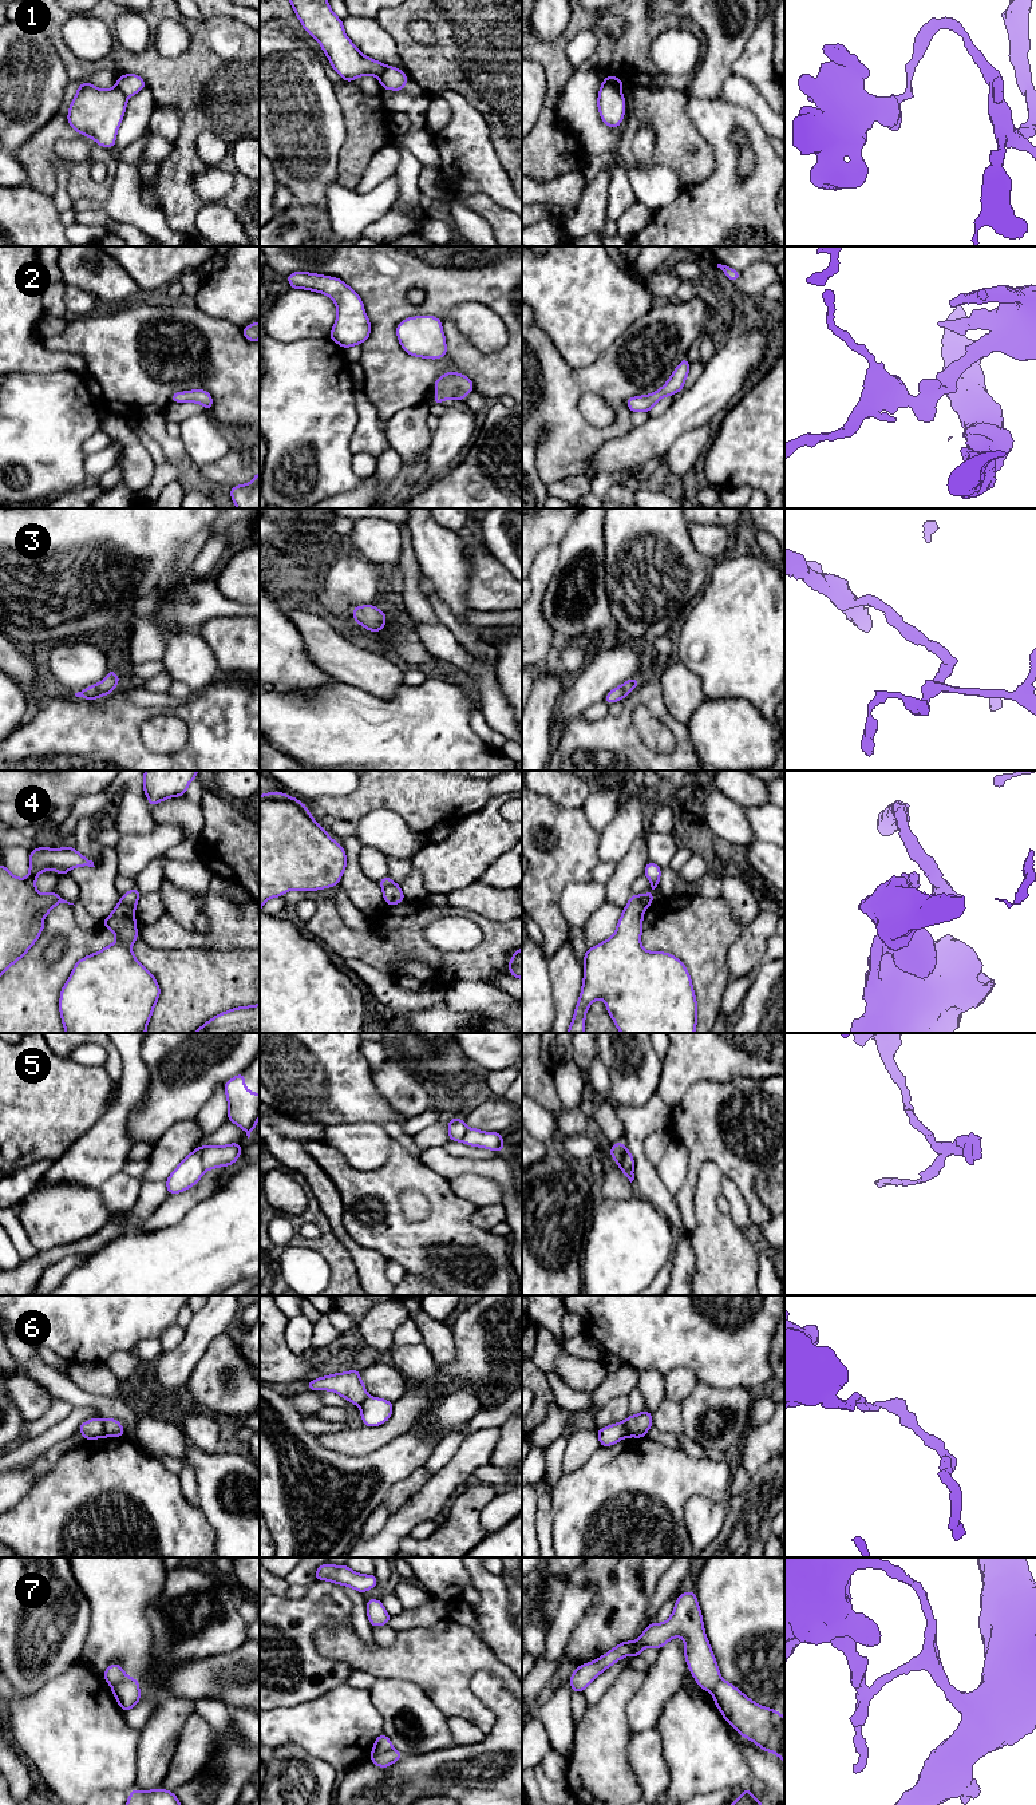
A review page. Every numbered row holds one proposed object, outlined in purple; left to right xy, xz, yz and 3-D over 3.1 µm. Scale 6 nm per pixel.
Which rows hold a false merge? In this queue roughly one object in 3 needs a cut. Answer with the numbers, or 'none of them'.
1, 4, 5, 6, 7

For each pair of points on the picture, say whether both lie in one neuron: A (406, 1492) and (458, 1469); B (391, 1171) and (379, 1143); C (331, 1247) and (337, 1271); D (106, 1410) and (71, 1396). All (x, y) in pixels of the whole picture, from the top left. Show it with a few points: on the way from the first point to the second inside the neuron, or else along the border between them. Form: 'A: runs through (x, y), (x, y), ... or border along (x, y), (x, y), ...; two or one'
A: border along (430, 1477), (400, 1505); two
B: border along (395, 1147), (390, 1158), (380, 1167), (356, 1170); two
C: runs through (333, 1253), (337, 1258), (337, 1266); one
D: runs through (98, 1402), (79, 1398); one

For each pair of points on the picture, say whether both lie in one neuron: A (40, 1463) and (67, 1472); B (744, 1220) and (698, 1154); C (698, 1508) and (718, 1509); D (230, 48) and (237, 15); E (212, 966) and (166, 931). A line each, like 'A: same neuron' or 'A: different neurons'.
A: different neurons
B: different neurons
C: same neuron
D: different neurons
E: different neurons

